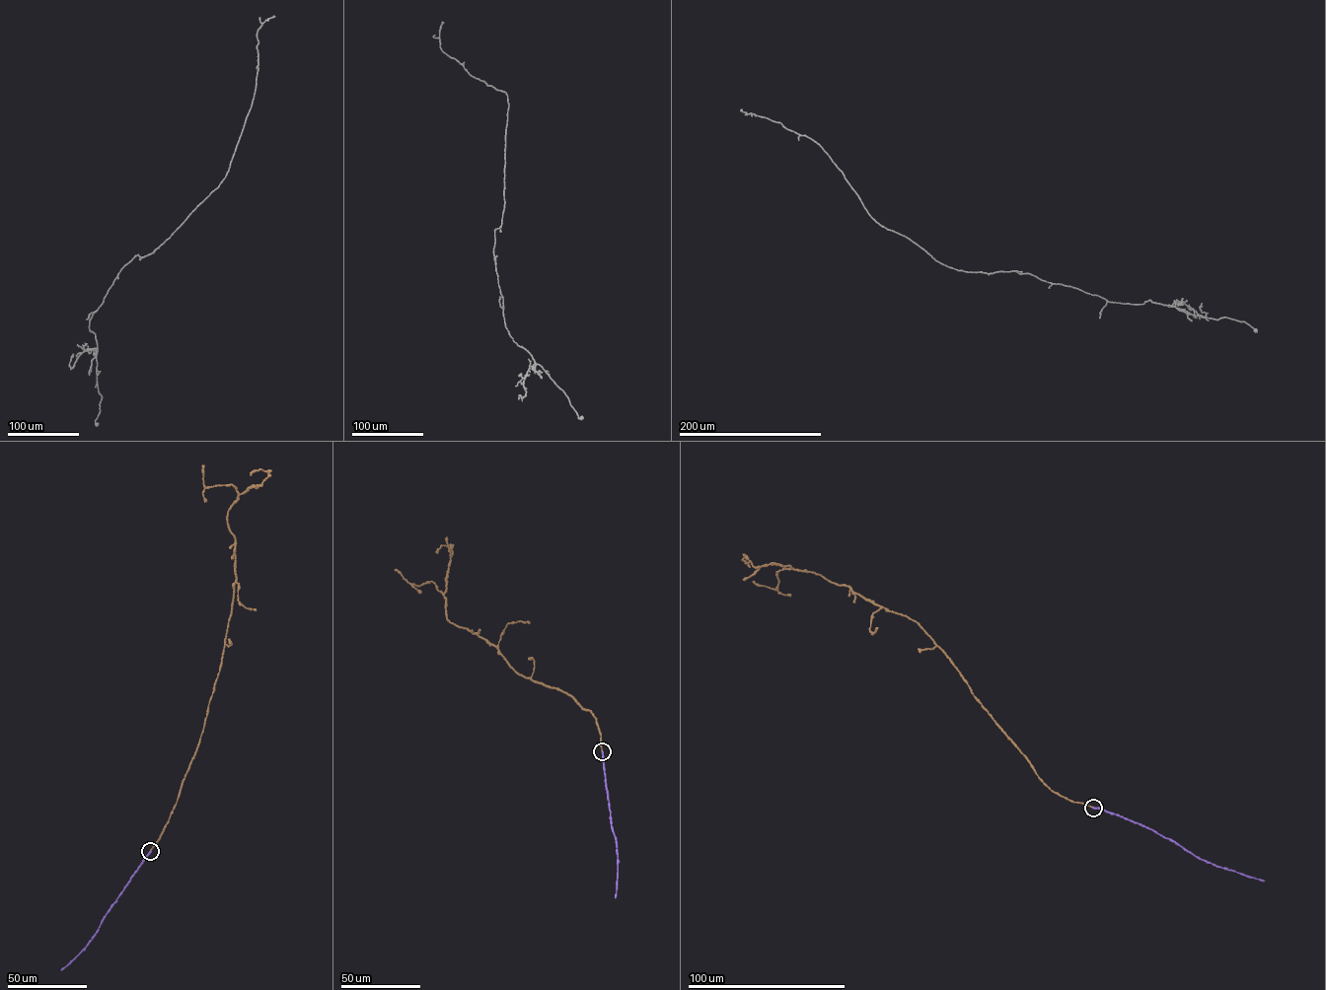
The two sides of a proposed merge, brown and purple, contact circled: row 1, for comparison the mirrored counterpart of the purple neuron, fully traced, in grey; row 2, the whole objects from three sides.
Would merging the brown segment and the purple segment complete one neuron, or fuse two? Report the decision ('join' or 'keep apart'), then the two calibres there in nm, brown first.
join; 320 nm thick on the brown side, 240 nm on the other

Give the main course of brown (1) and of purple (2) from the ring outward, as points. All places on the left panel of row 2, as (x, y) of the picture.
1: (150, 851), (192, 759), (222, 662), (236, 578), (228, 511), (268, 474), (250, 475)
2: (150, 851), (88, 944), (61, 969)

